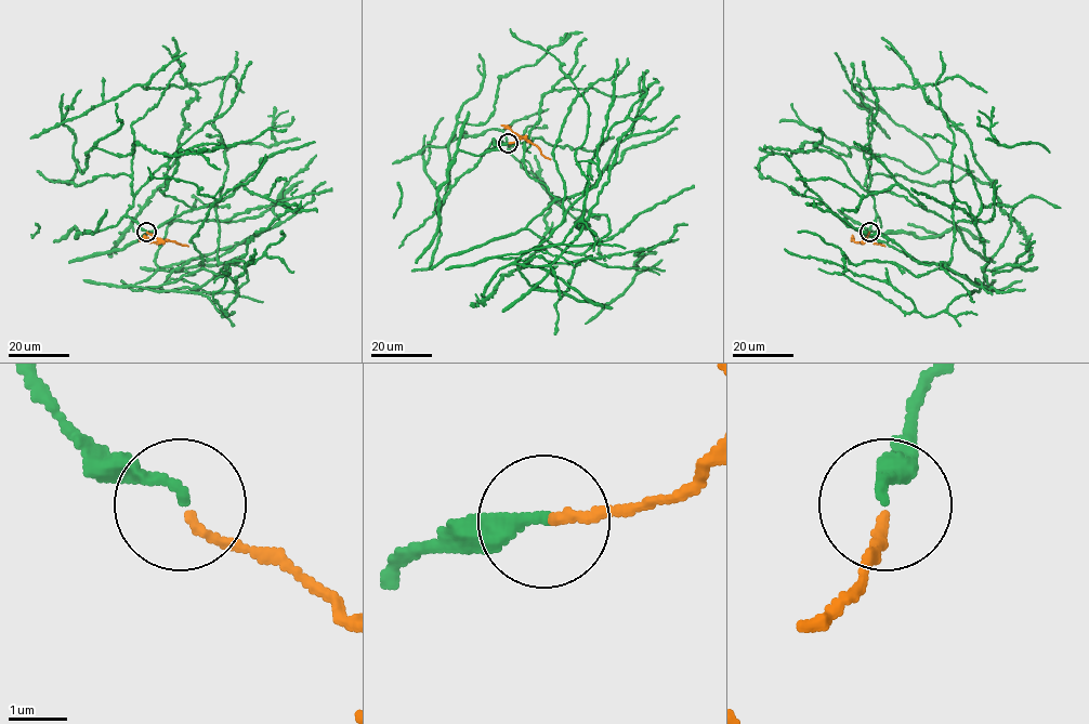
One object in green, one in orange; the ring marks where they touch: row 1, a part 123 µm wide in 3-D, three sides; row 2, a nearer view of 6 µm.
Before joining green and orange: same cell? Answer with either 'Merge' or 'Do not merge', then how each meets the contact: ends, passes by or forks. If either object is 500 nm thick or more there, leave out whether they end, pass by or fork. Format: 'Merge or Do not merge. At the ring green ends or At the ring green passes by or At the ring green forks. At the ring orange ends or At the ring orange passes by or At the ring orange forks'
Do not merge. At the ring green ends. At the ring orange ends

